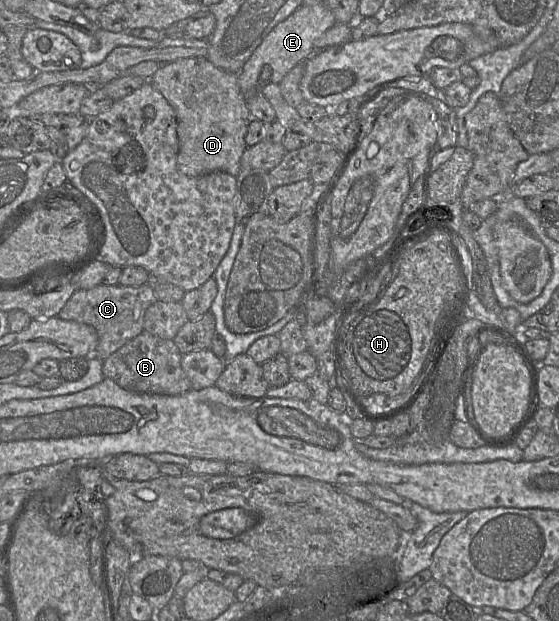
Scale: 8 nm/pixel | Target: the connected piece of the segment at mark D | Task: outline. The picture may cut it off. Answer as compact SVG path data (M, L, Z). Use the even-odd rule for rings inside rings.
M197 56L160 64L148 82L165 97L175 111L179 143L178 171L188 177L199 177L215 171L238 175L242 154L248 147L245 136L252 116L237 75L215 66L205 57Z

